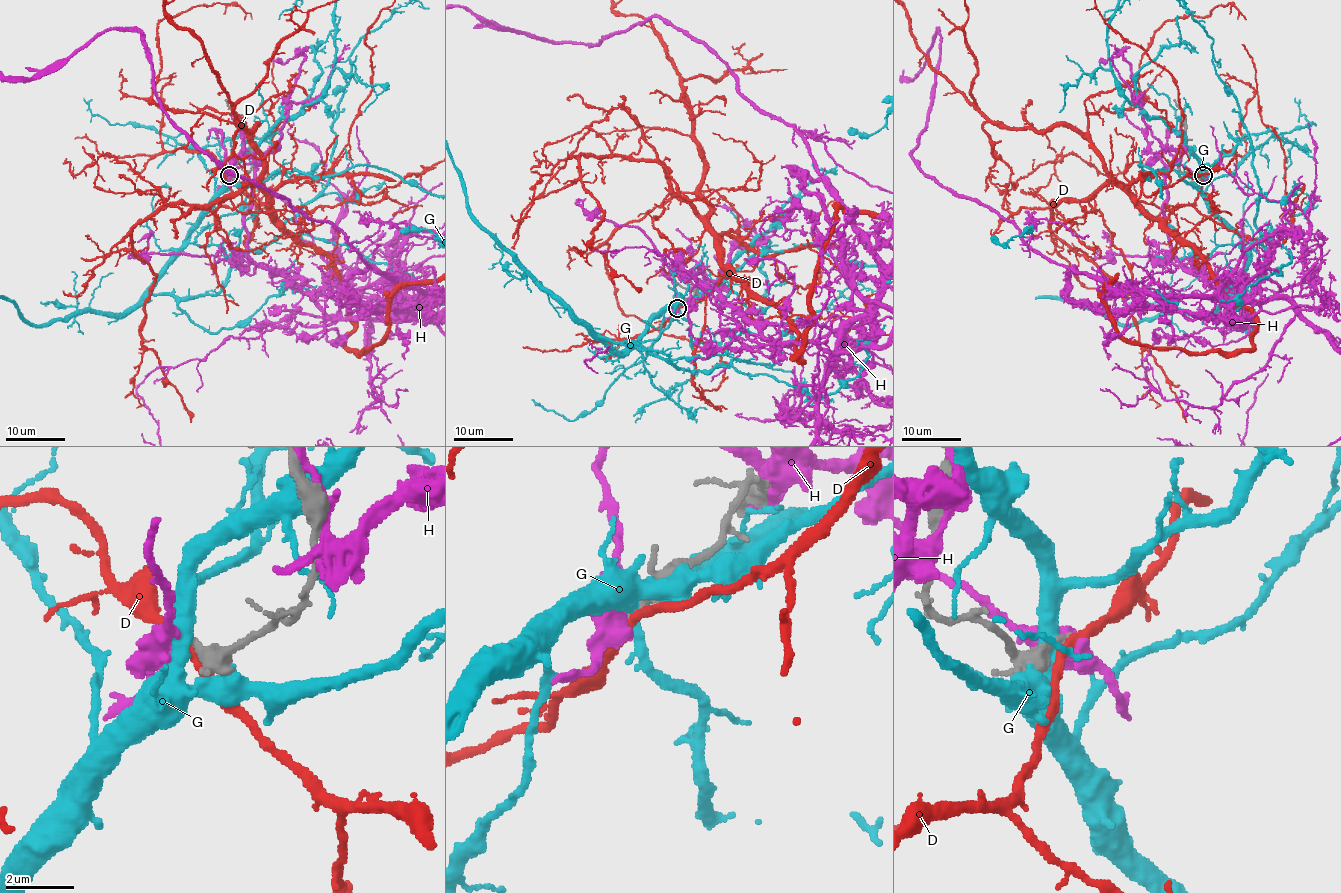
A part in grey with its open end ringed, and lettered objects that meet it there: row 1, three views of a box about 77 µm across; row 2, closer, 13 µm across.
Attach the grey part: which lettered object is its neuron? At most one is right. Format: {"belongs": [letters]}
{"belongs": []}

